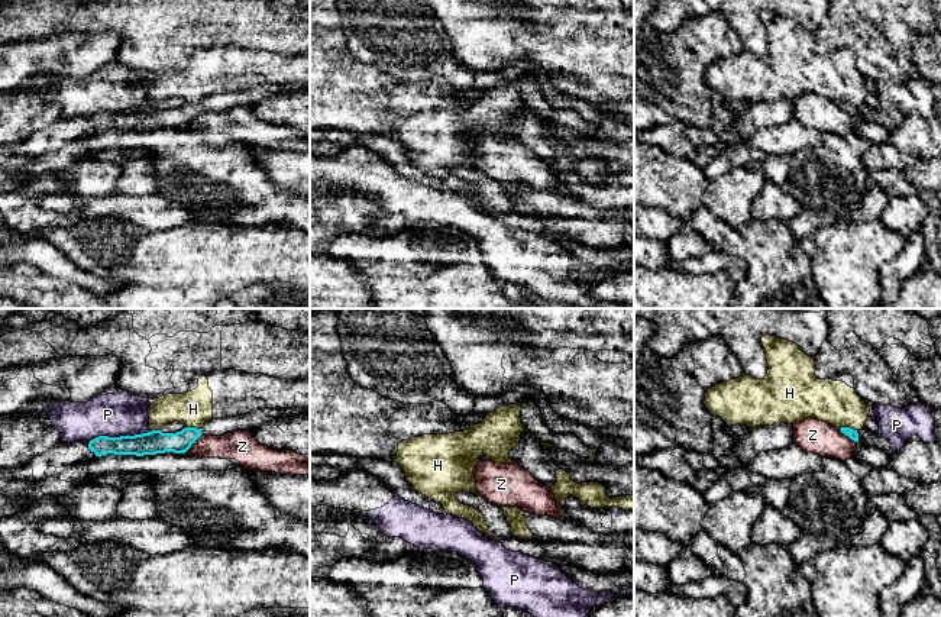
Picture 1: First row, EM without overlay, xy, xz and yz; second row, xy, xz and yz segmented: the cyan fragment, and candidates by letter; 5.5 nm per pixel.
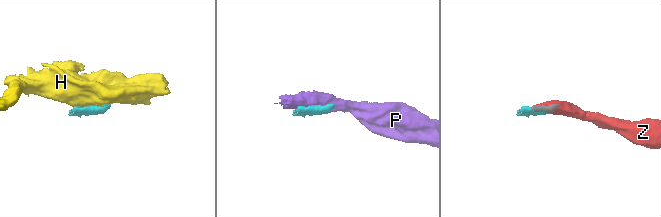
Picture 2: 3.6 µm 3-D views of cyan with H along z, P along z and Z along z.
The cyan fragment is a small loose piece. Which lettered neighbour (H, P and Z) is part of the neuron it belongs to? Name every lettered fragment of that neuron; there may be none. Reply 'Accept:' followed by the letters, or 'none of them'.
Accept: none of them

